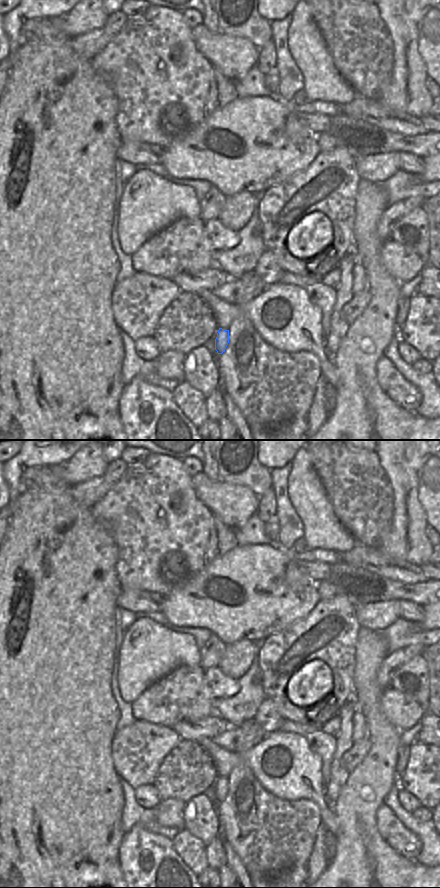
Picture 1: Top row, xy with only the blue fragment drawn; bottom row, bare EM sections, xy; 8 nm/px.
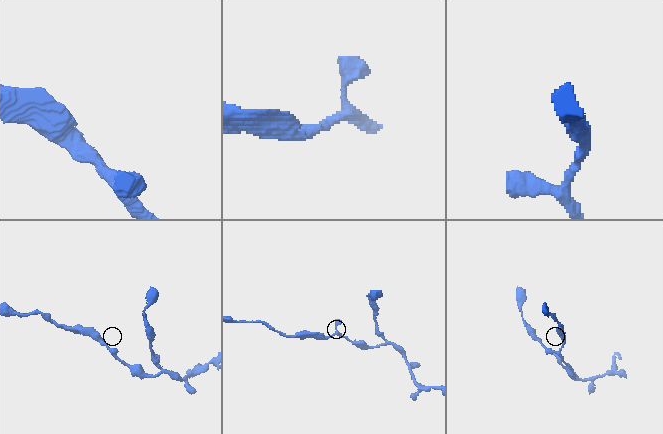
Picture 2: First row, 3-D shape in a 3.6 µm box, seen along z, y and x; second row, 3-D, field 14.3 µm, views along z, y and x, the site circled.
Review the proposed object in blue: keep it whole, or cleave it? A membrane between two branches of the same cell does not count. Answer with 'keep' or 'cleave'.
keep

